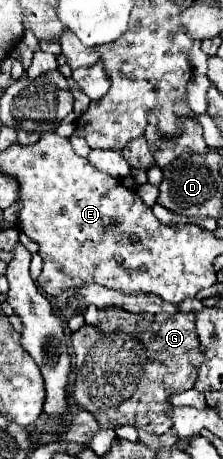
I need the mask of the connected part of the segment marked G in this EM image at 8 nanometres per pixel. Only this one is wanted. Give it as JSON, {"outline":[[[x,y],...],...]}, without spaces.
{"outline":[[[101,308],[99,324],[83,324],[71,336],[71,344],[75,350],[75,386],[71,398],[83,410],[91,412],[101,428],[117,428],[117,426],[135,426],[143,428],[151,434],[165,434],[171,428],[171,418],[167,410],[171,408],[169,396],[179,394],[183,390],[193,388],[197,378],[197,368],[203,362],[203,346],[199,346],[199,338],[195,334],[195,314],[179,312],[179,314],[131,314],[121,308]]]}

